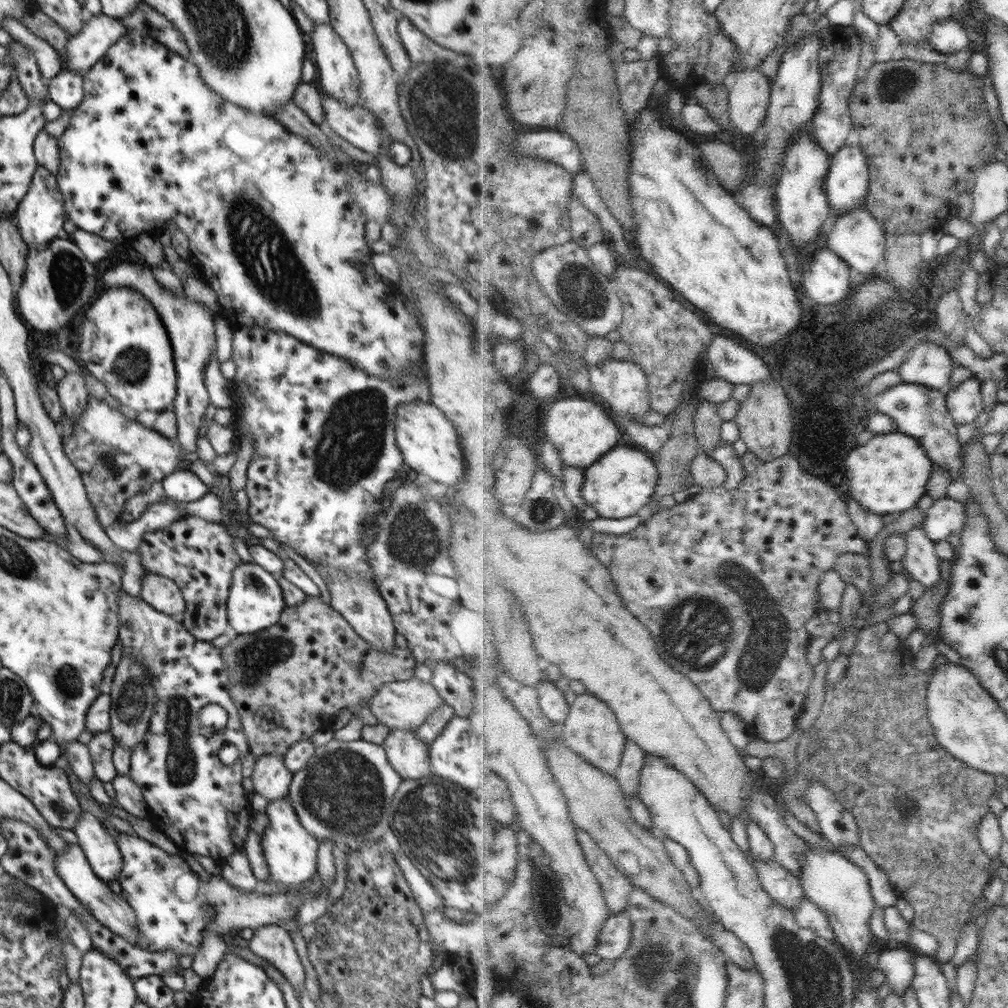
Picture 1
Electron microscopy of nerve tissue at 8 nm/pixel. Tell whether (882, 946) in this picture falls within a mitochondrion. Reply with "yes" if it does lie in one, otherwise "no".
no

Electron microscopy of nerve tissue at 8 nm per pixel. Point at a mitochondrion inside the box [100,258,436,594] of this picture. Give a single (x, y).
(353, 437)

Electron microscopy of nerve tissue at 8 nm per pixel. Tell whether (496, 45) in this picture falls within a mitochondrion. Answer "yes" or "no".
no

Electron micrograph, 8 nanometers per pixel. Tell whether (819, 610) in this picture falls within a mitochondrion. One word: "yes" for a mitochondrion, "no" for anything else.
no

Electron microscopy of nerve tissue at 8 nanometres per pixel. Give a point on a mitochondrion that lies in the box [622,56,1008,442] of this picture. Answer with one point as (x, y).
(894, 83)

